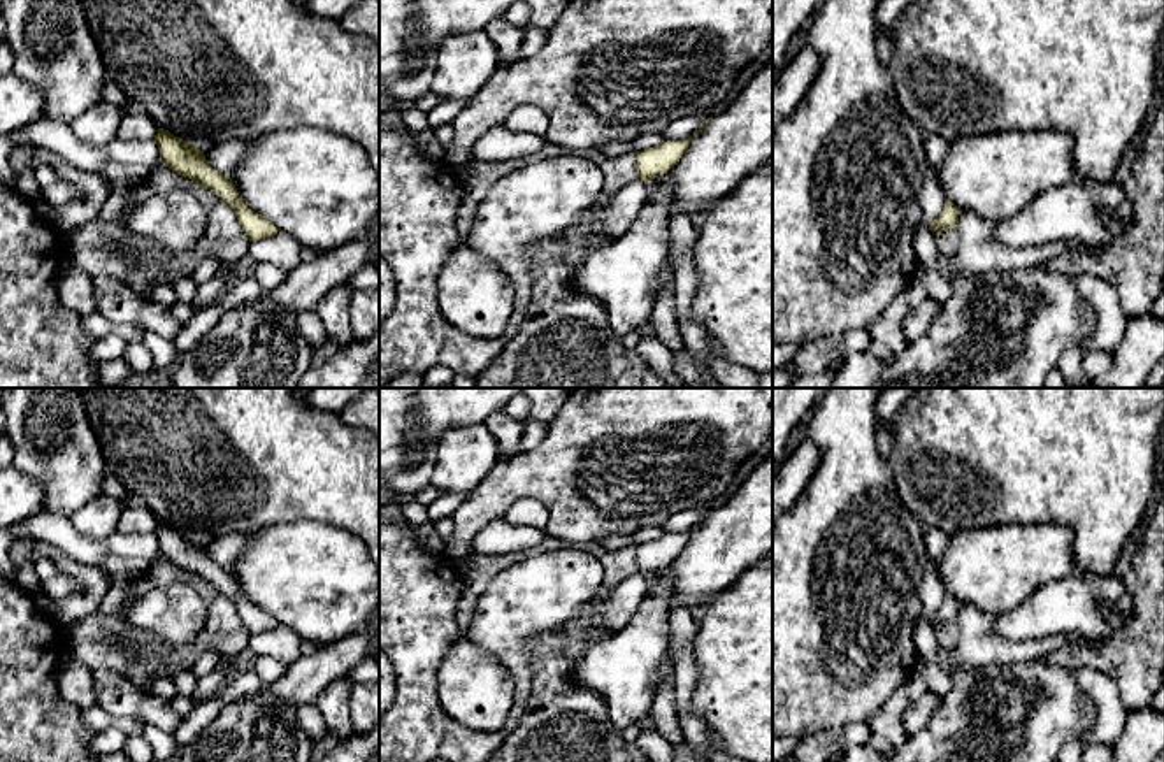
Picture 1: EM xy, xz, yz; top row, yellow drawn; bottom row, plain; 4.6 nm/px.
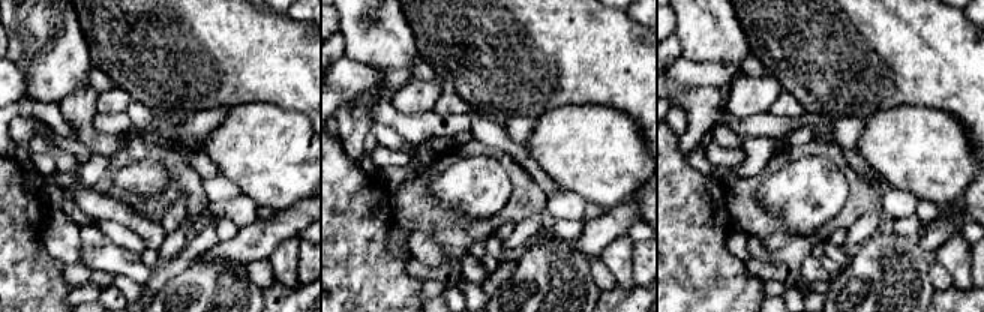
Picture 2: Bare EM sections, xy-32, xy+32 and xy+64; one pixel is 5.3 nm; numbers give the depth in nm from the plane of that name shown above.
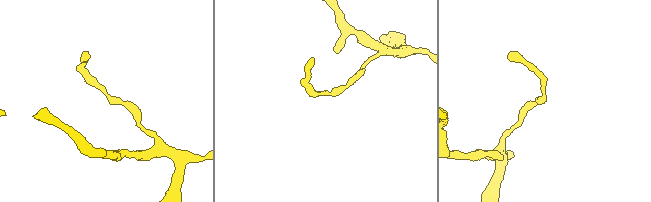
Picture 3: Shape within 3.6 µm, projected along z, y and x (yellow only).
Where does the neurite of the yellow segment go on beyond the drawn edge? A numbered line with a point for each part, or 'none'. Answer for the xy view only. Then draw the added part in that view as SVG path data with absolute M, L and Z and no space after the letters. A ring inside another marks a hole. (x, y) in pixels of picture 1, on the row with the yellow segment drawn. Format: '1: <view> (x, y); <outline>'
none

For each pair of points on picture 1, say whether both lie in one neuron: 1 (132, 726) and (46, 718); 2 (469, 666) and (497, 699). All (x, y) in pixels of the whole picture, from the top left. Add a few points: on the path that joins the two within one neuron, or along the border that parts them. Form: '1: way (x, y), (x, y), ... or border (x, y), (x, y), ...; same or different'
1: border (81, 710), (81, 720), (97, 733); different
2: way (473, 675), (488, 690); same

